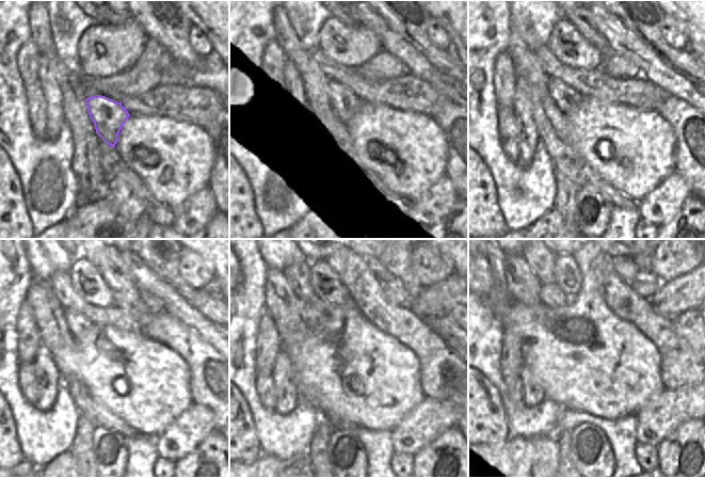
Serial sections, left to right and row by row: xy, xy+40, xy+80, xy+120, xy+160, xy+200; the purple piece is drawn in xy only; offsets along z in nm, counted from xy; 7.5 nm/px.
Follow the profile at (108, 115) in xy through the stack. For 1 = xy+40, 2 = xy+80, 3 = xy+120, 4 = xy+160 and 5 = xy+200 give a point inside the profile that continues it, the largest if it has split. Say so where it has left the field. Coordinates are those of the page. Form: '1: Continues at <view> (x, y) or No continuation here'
1: Continues at xy+40 (340, 107)
2: Continues at xy+80 (567, 100)
3: Continues at xy+120 (79, 327)
4: Continues at xy+160 (315, 320)
5: Continues at xy+200 (545, 296)

